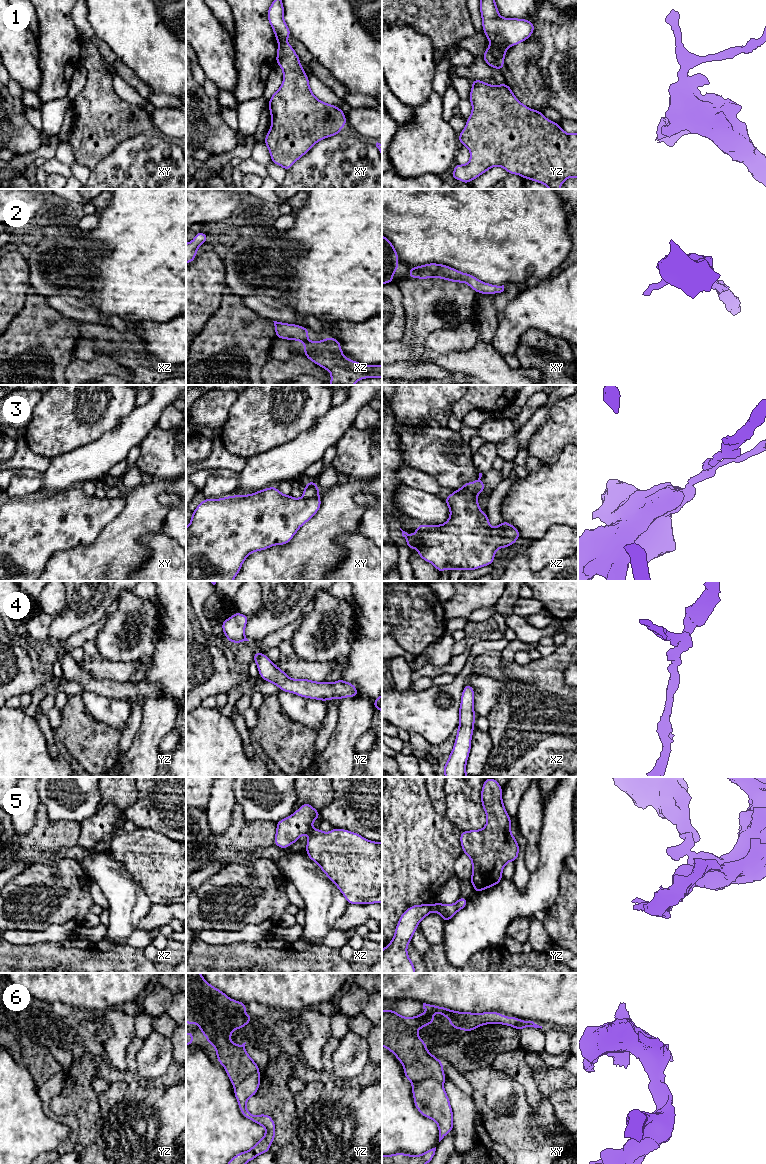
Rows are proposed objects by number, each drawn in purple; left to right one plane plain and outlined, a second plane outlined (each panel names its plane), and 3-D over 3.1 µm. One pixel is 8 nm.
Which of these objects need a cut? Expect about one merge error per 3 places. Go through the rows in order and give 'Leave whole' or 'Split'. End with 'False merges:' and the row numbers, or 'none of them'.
1: Split
2: Leave whole
3: Split
4: Leave whole
5: Split
6: Split
False merges: 1, 3, 5, 6

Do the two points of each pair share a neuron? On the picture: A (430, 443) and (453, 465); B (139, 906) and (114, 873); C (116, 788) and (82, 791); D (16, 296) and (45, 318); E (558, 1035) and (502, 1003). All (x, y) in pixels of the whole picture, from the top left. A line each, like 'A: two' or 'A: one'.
A: one
B: one
C: two
D: two
E: two

